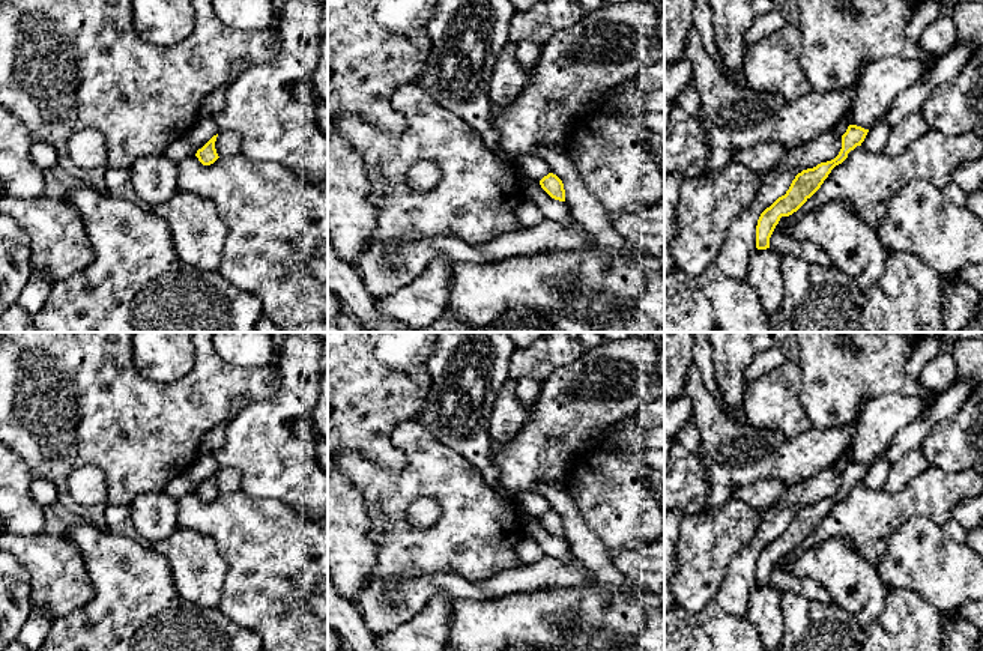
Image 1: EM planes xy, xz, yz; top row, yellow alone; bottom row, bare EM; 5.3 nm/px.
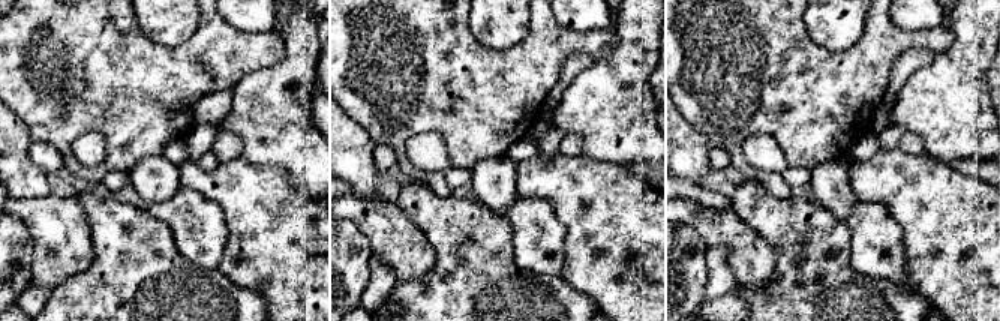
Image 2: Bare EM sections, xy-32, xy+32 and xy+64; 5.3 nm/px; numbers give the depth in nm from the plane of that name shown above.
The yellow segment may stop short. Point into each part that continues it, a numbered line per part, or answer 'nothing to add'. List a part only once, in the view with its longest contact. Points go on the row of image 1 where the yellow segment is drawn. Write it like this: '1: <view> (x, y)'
nothing to add

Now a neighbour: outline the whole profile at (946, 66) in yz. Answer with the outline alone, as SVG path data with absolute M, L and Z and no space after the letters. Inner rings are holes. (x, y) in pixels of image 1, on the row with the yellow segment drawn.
M956 44L947 54L936 59L935 65L911 87L903 90L884 116L884 122L894 128L903 117L921 108L927 95L939 84L950 81L968 62L972 48Z

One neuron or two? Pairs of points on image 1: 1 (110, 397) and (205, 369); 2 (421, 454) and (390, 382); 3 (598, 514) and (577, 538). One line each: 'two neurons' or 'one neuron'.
1: one neuron
2: two neurons
3: two neurons

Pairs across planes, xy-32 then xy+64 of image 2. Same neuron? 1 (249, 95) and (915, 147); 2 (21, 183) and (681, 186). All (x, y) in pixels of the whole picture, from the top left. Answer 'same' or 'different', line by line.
1: different
2: different

